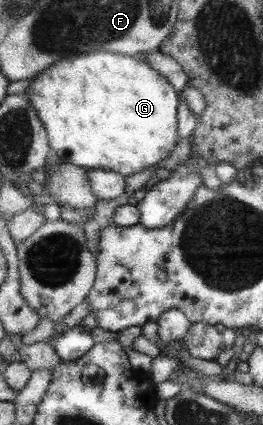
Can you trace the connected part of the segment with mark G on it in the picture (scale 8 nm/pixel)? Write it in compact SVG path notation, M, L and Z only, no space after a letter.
M98 51L56 61L31 79L25 95L46 125L49 144L66 164L117 171L127 177L164 159L177 139L176 90L157 70L136 56Z

